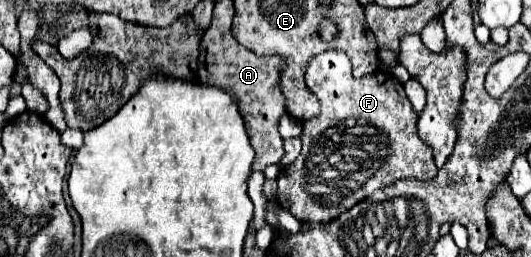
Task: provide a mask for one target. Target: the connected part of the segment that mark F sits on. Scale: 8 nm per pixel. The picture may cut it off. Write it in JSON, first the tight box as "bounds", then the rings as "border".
{"bounds":[278,51,438,223],"border":[[[326,51],[320,57],[314,57],[312,65],[308,65],[306,85],[310,85],[310,89],[320,97],[322,109],[318,117],[312,117],[302,125],[302,153],[278,175],[278,201],[296,219],[326,223],[396,179],[436,177],[438,167],[434,163],[434,151],[418,137],[418,113],[412,109],[412,103],[404,93],[404,85],[394,77],[394,73],[380,71],[354,79],[350,75],[348,57],[340,51]]]}

